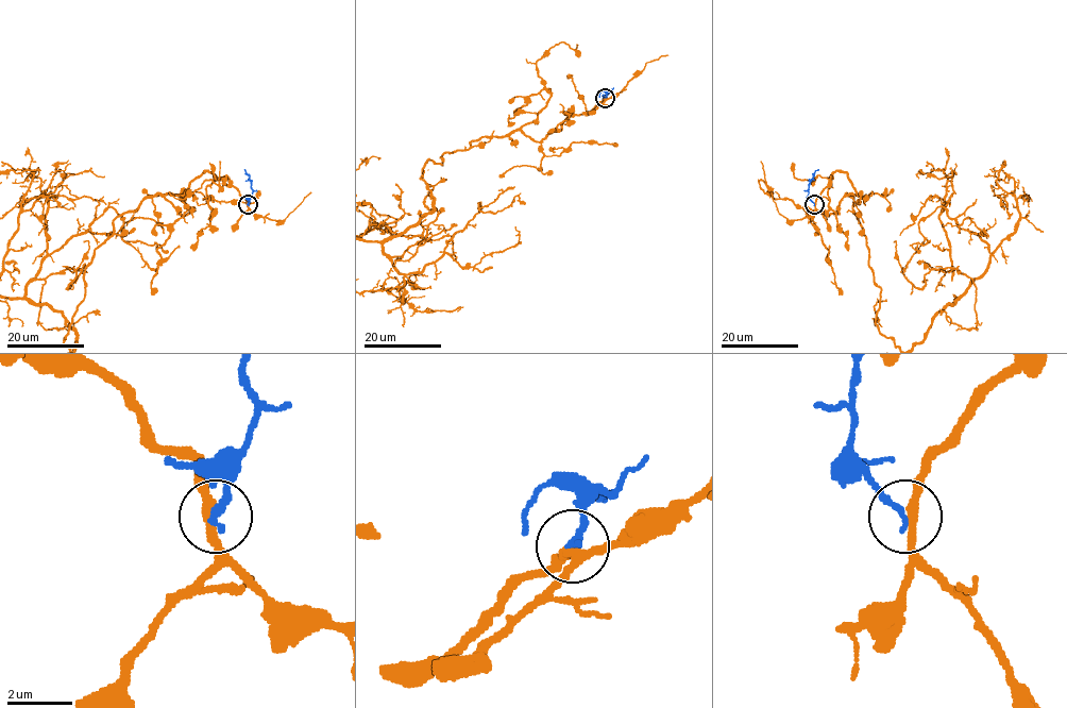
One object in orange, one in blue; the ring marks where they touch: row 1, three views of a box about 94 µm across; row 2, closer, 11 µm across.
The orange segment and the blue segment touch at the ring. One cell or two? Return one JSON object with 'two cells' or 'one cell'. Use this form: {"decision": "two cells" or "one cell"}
{"decision": "two cells"}

